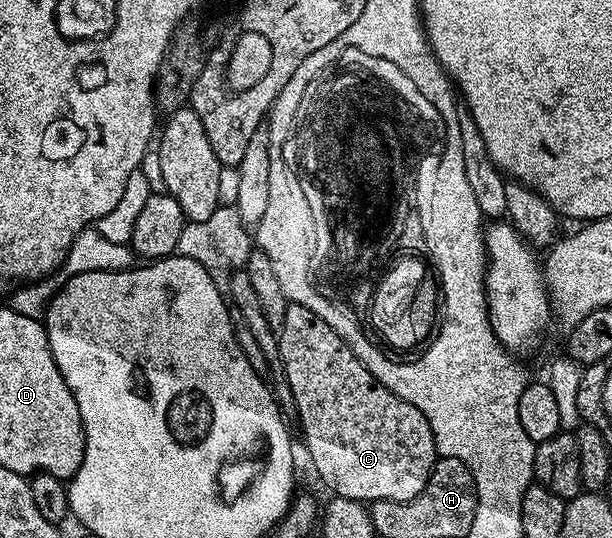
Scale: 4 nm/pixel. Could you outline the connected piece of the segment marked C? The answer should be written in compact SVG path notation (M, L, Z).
M292 303L287 307L277 349L281 352L285 381L291 387L291 395L295 395L295 420L301 424L300 436L315 459L320 484L326 485L330 494L362 503L410 501L418 497L439 456L423 411L387 391L341 336L307 307Z

